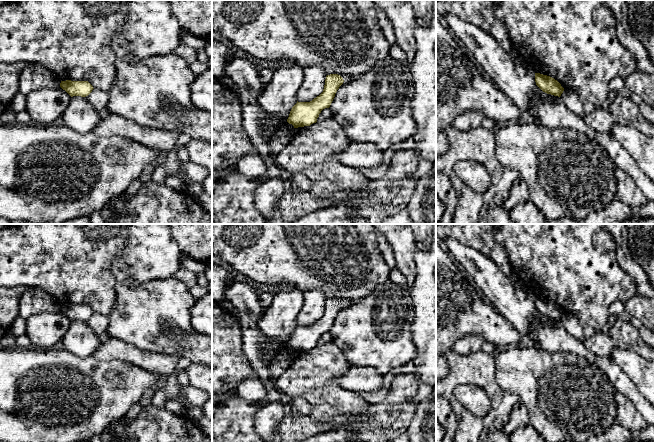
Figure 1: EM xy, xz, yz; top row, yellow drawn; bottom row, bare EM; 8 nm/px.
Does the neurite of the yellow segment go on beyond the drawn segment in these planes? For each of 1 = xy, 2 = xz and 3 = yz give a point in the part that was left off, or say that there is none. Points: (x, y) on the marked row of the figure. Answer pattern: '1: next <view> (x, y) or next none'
1: next none
2: next none
3: next none

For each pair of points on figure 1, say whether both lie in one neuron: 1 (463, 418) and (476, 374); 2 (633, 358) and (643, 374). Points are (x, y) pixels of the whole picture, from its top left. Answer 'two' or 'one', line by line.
1: one
2: one

